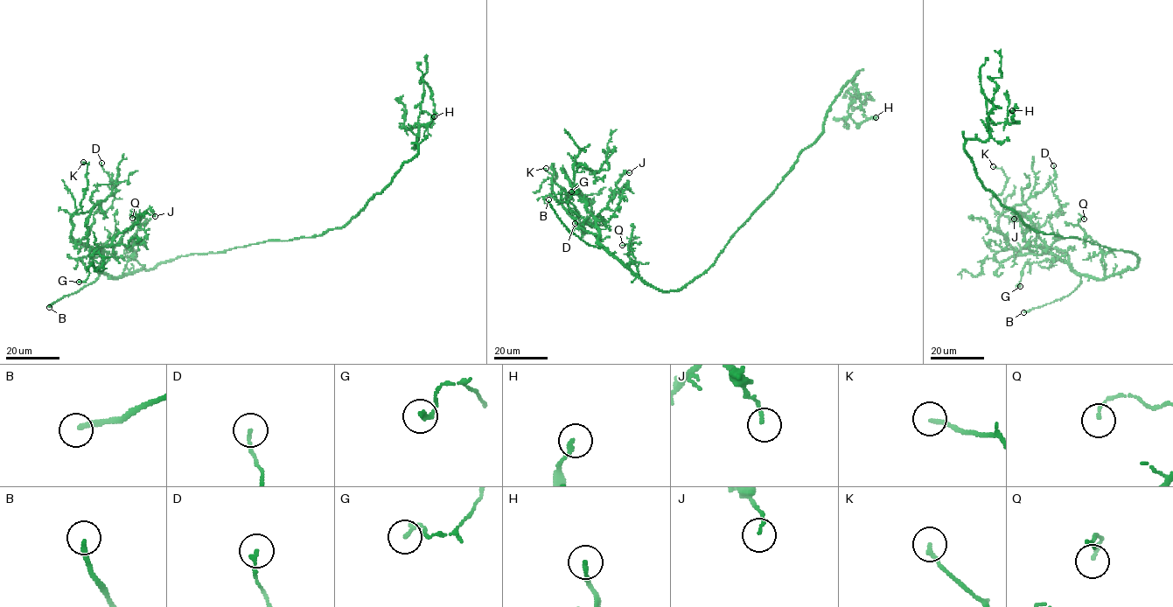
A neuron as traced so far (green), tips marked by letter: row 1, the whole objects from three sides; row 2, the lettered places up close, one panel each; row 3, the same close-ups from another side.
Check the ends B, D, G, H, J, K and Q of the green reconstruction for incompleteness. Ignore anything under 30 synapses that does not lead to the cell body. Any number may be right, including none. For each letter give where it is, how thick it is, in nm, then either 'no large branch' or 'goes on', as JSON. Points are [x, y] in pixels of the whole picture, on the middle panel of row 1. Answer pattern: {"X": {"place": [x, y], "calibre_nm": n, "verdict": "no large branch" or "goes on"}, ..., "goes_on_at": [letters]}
{"B": {"place": [548, 199], "calibre_nm": 220, "verdict": "goes on"}, "D": {"place": [575, 223], "calibre_nm": 140, "verdict": "no large branch"}, "G": {"place": [571, 191], "calibre_nm": 190, "verdict": "no large branch"}, "H": {"place": [876, 117], "calibre_nm": 170, "verdict": "no large branch"}, "J": {"place": [629, 172], "calibre_nm": 120, "verdict": "no large branch"}, "K": {"place": [546, 168], "calibre_nm": 170, "verdict": "no large branch"}, "Q": {"place": [622, 245], "calibre_nm": 110, "verdict": "no large branch"}, "goes_on_at": ["B"]}

